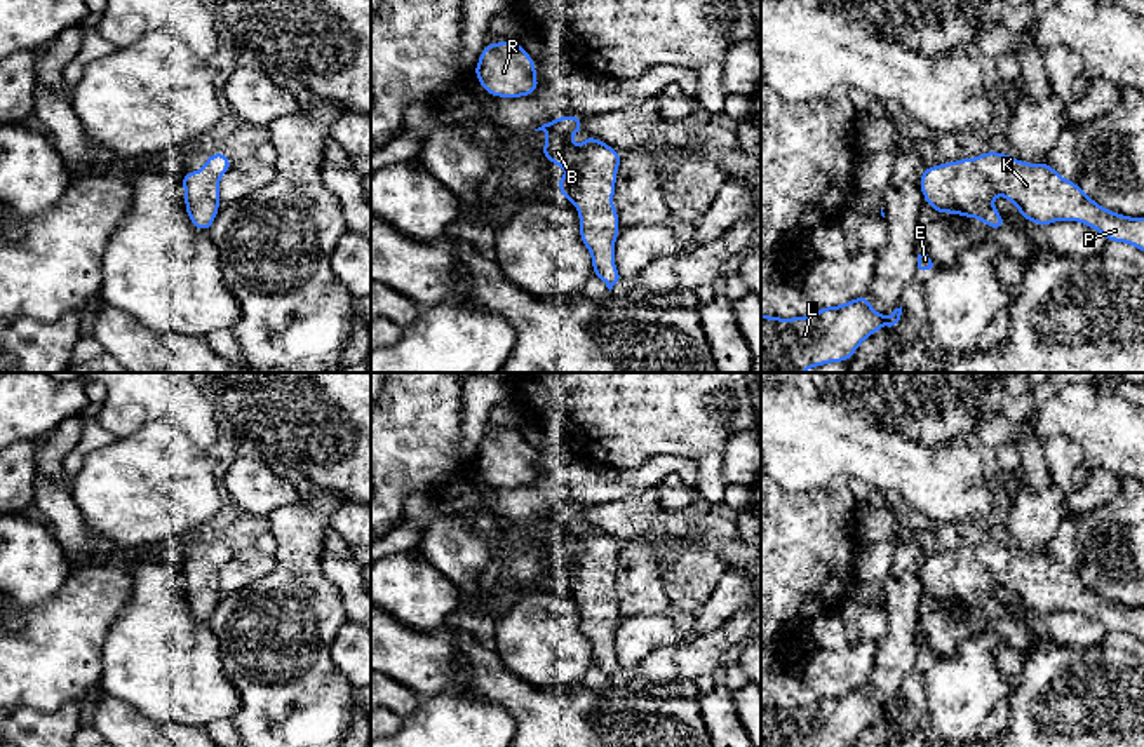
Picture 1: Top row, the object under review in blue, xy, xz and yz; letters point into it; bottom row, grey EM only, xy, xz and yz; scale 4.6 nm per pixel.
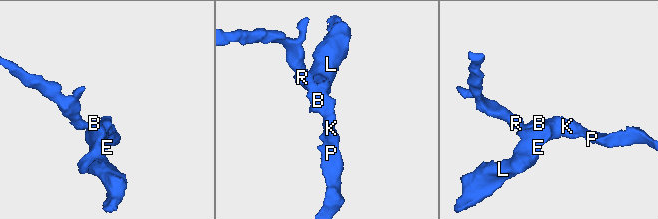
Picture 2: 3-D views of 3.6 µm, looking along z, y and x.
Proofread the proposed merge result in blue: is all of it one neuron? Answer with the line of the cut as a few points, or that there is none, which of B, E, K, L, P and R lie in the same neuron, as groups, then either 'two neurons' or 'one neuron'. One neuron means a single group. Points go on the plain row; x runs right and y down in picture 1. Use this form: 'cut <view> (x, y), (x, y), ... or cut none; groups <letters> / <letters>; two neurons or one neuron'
cut none; groups B E K L P R; one neuron

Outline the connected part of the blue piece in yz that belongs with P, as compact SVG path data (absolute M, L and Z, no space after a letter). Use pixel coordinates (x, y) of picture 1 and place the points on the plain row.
M984 542L975 550L965 547L923 559L919 576L925 592L939 604L958 602L961 608L979 608L991 620L1006 616L1006 609L994 599L993 585L1012 590L1020 608L1046 618L1053 611L1080 611L1100 622L1107 632L1125 632L1144 643L1144 608L1130 608L1099 596L1083 583L1076 571L1064 569L1046 552L1027 554L1010 543Z

